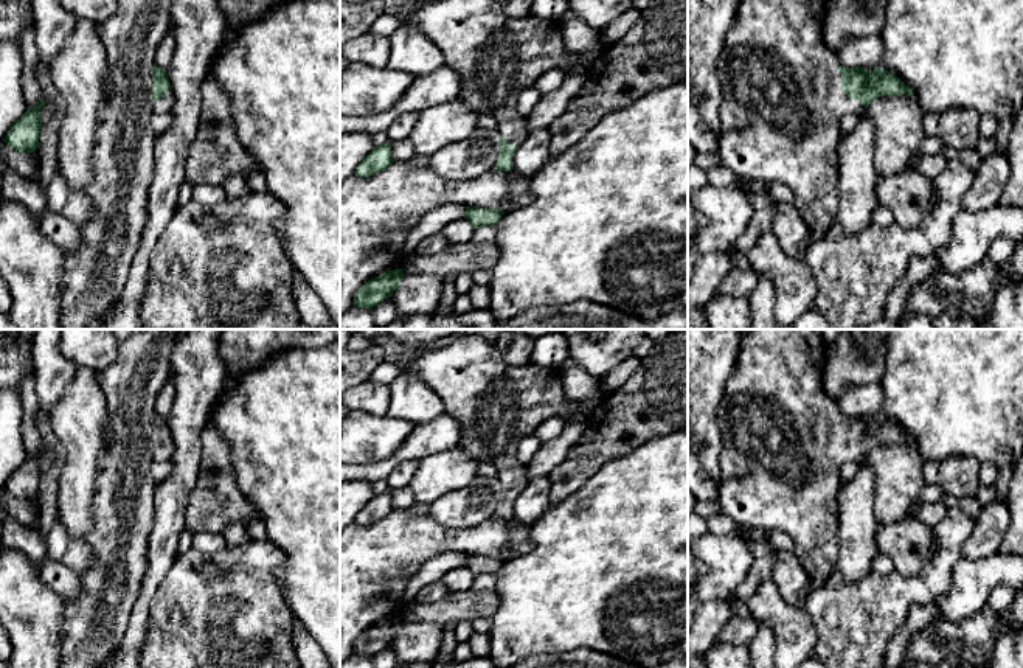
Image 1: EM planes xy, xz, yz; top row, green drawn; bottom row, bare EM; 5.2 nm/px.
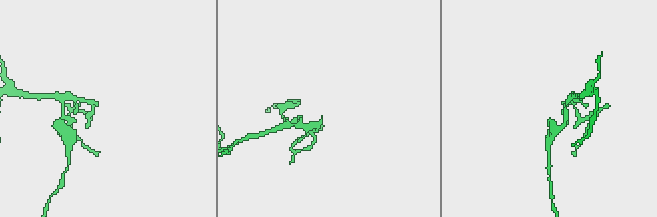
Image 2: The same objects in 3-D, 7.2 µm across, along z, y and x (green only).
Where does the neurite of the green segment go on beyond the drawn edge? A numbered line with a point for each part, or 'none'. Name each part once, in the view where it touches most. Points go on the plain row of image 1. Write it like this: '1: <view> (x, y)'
1: yz (781, 438)

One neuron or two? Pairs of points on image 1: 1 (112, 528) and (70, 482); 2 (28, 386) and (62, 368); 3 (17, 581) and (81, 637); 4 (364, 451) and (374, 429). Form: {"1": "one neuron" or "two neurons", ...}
{"1": "two neurons", "2": "two neurons", "3": "two neurons", "4": "one neuron"}

